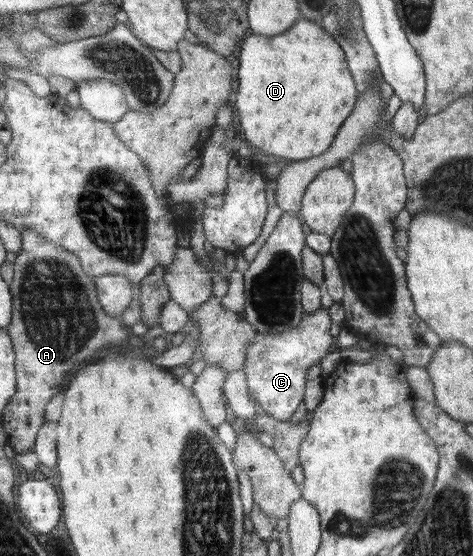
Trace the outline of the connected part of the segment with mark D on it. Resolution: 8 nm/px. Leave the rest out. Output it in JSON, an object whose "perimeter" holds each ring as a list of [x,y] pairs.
{"perimeter":[[[302,16],[286,33],[265,37],[250,32],[245,37],[238,57],[239,90],[234,104],[251,147],[293,161],[326,152],[356,101],[355,82],[351,82],[341,49],[322,23]]]}

